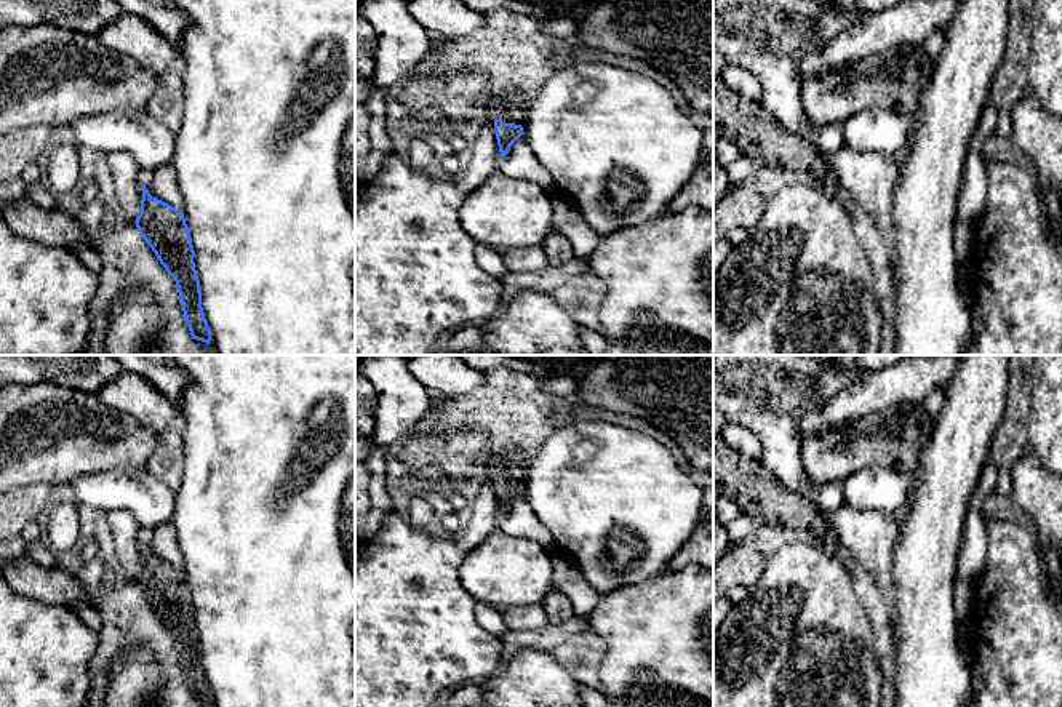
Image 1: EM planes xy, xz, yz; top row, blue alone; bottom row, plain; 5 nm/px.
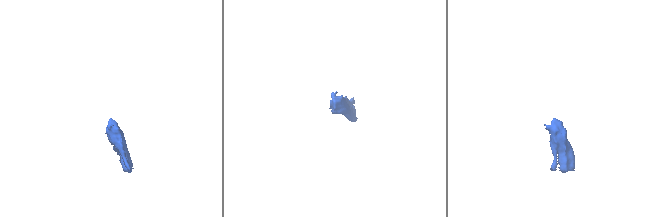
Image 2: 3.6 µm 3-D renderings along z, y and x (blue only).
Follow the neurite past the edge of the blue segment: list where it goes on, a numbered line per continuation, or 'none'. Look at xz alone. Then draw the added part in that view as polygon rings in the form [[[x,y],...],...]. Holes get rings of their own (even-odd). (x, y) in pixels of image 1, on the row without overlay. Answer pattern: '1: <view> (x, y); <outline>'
1: xz (512, 466); [[[518,449],[491,451],[483,462],[483,472],[497,475],[505,481],[523,483],[528,473],[526,454]]]

